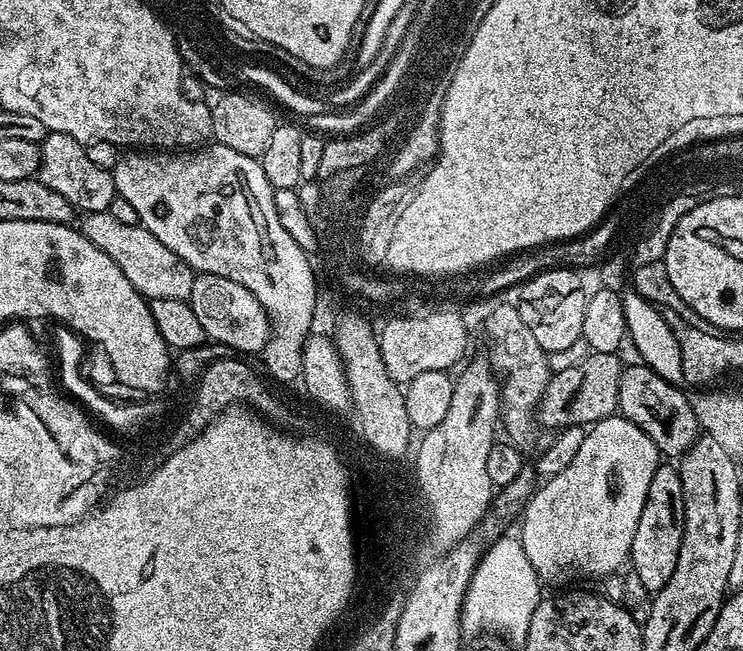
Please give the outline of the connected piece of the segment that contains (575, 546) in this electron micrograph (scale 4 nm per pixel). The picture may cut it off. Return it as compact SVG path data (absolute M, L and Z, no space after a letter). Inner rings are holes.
M622 415L607 416L605 420L600 420L596 424L591 425L585 431L581 438L581 445L574 454L574 458L570 463L566 464L560 472L549 475L543 483L533 492L527 504L522 509L522 517L524 521L520 524L520 533L518 539L522 550L526 554L526 558L530 558L530 566L534 566L536 577L545 585L548 584L564 584L567 580L572 580L575 576L604 576L611 577L616 574L620 567L627 565L630 560L632 550L632 539L634 538L634 530L638 524L638 514L642 514L642 506L646 500L646 490L650 490L650 478L654 478L654 470L660 467L662 463L662 453L656 449L654 442L645 432L638 430L638 426L634 426L634 422L630 422Z

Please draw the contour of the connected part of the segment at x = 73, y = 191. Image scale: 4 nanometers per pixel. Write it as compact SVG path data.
M49 132L48 136L40 145L40 170L38 178L50 190L62 194L66 202L70 202L77 213L87 214L90 212L106 212L110 202L114 202L116 187L111 172L102 170L102 166L90 162L84 145L74 142L70 134L58 134Z

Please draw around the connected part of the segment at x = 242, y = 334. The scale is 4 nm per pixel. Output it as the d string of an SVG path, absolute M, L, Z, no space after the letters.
M197 273L191 282L187 300L202 325L205 337L213 343L233 348L238 354L261 353L269 338L269 322L264 308L241 284L210 273Z

